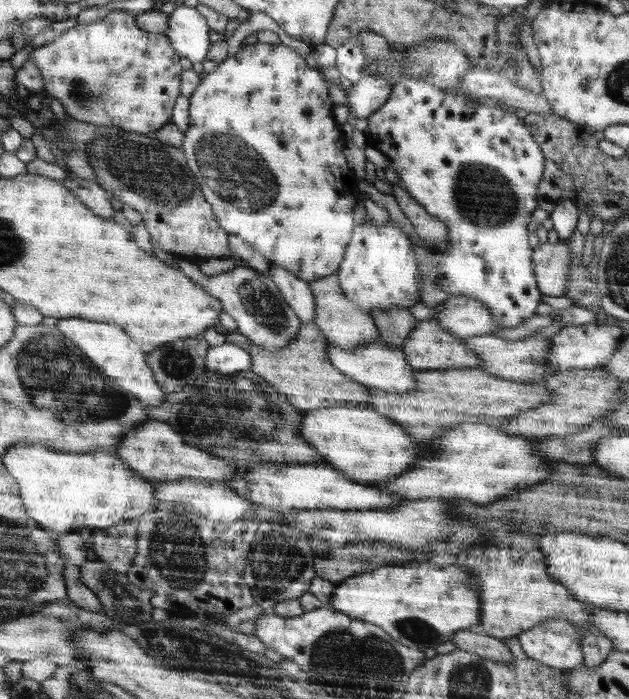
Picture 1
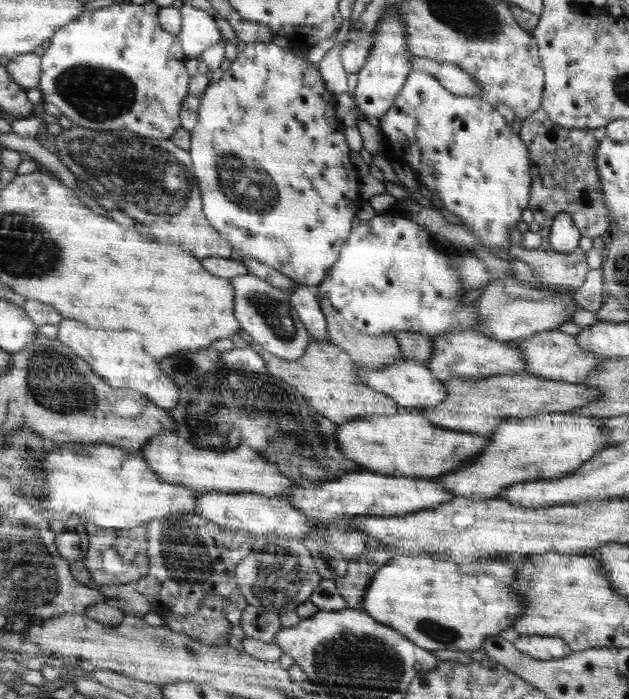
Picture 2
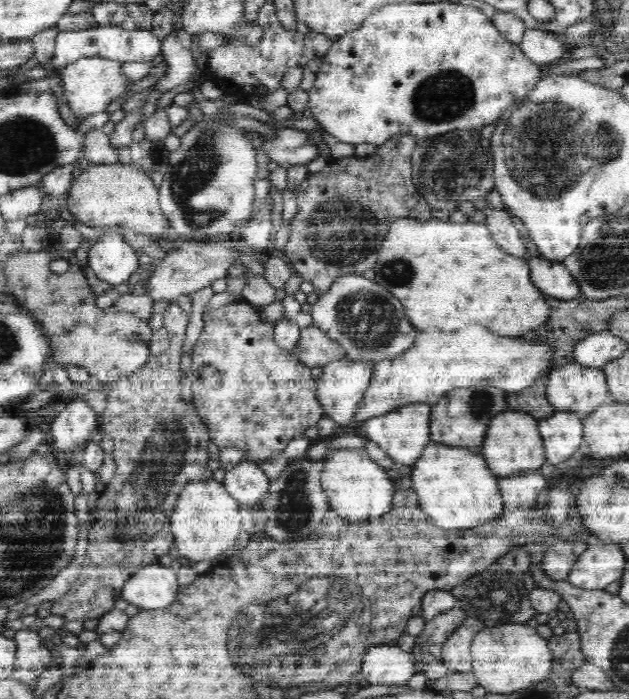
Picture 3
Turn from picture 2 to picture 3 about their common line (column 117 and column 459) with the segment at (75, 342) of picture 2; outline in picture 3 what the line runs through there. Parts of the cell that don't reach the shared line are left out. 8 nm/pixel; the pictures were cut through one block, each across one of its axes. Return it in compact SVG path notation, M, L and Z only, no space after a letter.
M470 324L456 332L424 330L413 346L401 356L375 364L372 380L359 402L356 422L373 419L405 404L422 401L434 405L452 388L468 388L486 382L509 392L528 388L538 378L547 377L546 368L554 361L554 348L526 338L498 336L496 332Z

